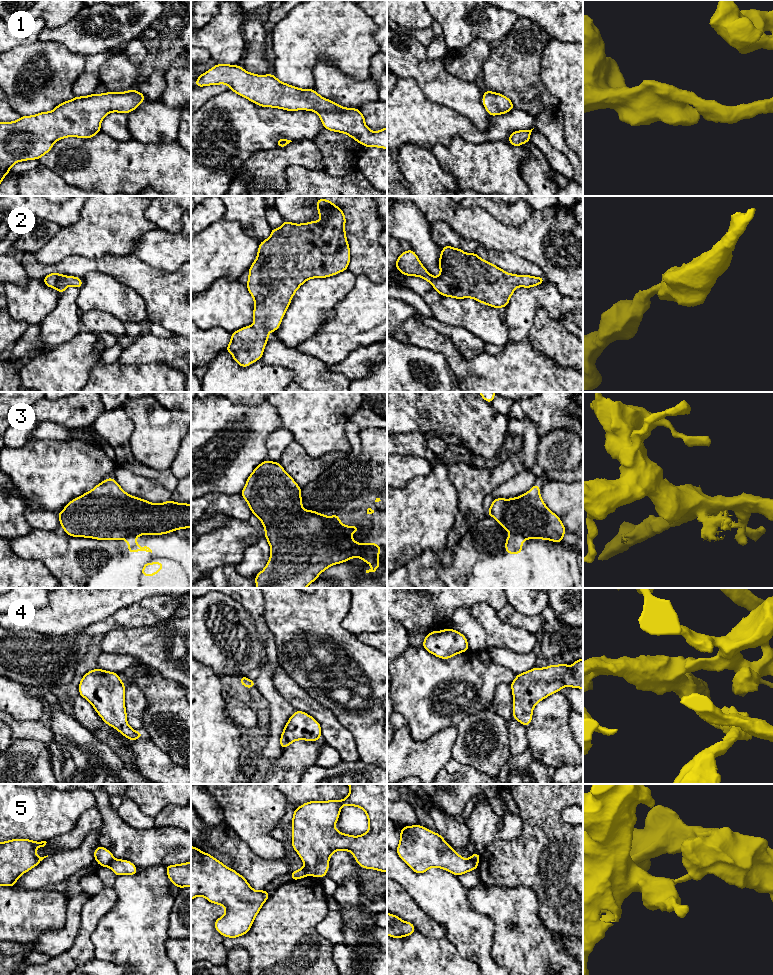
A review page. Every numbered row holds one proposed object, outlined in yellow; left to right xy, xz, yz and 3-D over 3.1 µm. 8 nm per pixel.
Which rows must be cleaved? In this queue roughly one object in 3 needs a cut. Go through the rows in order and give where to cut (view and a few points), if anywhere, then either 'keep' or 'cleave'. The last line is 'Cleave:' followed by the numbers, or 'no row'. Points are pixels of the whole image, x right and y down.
1: cut none; keep
2: cut none; keep
3: cut xz (322, 514), (327, 525), (337, 524), (343, 526); cleave
4: cut none; keep
5: cut yz (470, 857), (477, 864); cleave
Cleave: 3, 5

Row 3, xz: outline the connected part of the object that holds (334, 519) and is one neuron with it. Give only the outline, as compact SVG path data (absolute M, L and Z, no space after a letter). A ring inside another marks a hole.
M323 514L324 518L325 518L325 523L327 526L330 526L332 524L338 525L338 526L344 526L344 524L341 523L338 514L334 514L331 517L326 516L325 514Z

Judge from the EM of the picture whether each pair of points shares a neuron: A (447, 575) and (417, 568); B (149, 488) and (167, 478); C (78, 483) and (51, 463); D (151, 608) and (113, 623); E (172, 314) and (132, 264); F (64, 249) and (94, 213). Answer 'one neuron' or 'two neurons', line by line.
A: two neurons
B: two neurons
C: one neuron
D: one neuron
E: one neuron
F: one neuron

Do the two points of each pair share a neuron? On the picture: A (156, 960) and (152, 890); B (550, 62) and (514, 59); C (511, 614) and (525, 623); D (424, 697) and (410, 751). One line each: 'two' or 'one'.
A: one
B: two
C: one
D: two

